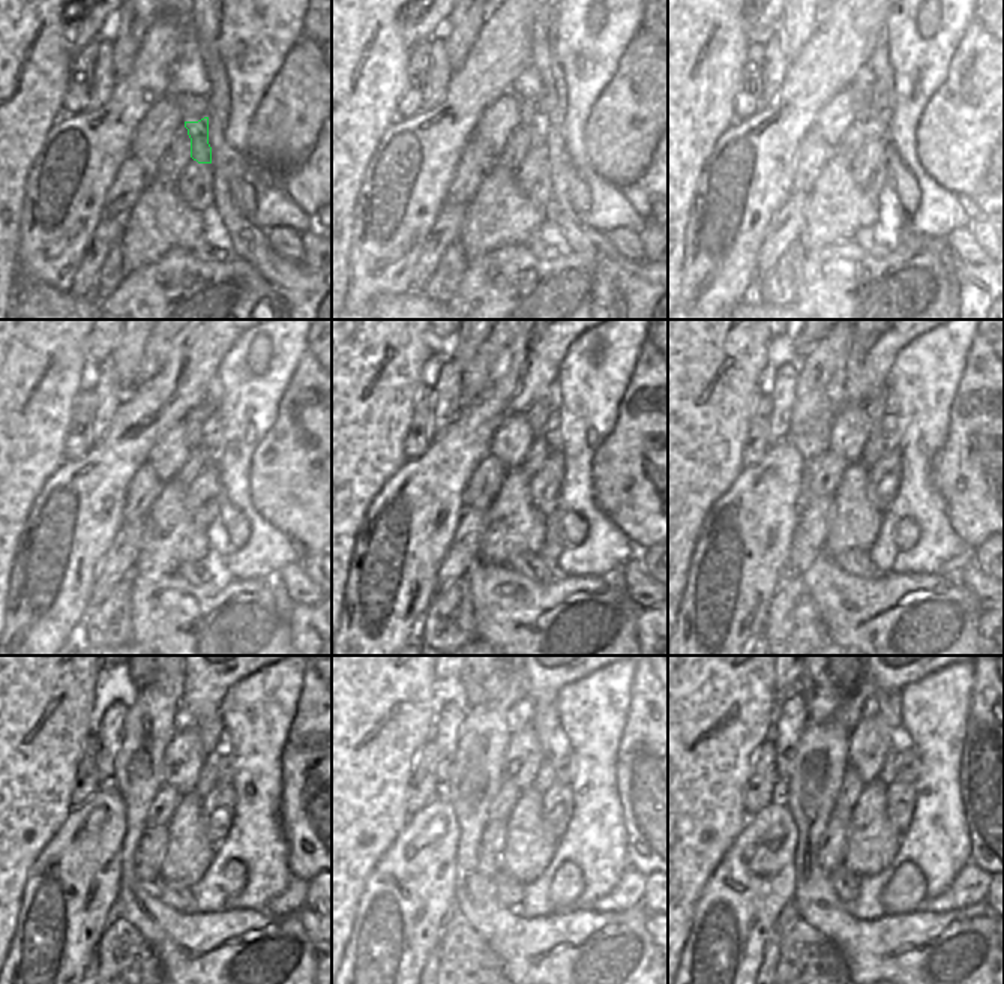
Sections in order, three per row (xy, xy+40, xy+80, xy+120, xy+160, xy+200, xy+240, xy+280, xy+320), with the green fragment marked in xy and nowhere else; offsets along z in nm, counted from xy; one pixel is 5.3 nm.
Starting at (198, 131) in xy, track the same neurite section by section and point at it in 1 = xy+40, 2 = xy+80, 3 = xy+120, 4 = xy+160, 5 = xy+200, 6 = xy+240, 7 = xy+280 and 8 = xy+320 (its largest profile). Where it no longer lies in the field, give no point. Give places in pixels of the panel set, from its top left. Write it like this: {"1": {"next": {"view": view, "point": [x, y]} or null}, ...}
{"1": {"next": {"view": "xy+40", "point": [538, 123]}}, "2": {"next": {"view": "xy+80", "point": [860, 89]}}, "3": {"next": {"view": "xy+120", "point": [194, 422]}}, "4": {"next": {"view": "xy+160", "point": [536, 416]}}, "5": {"next": {"view": "xy+200", "point": [880, 402]}}, "6": {"next": {"view": "xy+240", "point": [212, 731]}}, "7": {"next": {"view": "xy+280", "point": [544, 717]}}, "8": {"next": {"view": "xy+320", "point": [887, 705]}}}

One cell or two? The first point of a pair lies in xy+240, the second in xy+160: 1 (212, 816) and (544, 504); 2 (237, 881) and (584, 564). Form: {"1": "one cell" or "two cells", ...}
{"1": "one cell", "2": "two cells"}

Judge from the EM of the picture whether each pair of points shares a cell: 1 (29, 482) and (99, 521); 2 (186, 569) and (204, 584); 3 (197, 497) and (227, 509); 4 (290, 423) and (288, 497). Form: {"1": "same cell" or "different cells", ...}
{"1": "different cells", "2": "same cell", "3": "different cells", "4": "same cell"}

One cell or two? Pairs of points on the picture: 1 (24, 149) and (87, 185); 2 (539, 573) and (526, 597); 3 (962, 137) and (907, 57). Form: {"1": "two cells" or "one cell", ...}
{"1": "two cells", "2": "two cells", "3": "two cells"}

